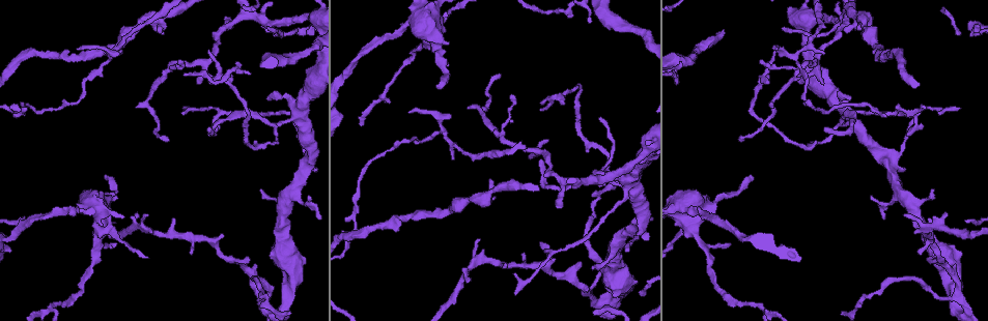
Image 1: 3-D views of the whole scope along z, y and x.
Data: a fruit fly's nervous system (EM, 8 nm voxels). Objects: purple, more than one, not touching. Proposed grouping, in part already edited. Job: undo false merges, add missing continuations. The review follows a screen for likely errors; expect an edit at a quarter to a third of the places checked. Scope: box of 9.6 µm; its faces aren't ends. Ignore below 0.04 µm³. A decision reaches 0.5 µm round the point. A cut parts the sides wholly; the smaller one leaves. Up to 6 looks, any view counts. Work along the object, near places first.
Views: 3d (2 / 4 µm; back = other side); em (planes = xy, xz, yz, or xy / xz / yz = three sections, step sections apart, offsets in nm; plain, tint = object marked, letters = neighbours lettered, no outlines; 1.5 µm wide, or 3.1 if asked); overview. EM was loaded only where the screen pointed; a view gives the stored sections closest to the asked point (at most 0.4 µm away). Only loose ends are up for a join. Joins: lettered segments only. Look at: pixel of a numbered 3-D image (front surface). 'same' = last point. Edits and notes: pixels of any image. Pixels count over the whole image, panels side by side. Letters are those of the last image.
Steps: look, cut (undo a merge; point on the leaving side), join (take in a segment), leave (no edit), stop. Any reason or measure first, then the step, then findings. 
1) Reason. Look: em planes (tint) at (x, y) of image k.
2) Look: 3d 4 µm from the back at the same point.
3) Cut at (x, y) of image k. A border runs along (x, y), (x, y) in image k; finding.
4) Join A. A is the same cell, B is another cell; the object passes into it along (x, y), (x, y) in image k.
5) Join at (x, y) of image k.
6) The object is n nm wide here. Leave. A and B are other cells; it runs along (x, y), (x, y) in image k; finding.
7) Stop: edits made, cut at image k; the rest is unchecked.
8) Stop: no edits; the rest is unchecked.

Branch stops here. Look: em planes (letters) at (824, 53) of image 1.

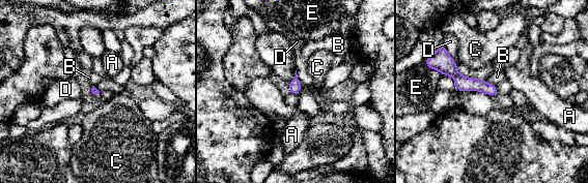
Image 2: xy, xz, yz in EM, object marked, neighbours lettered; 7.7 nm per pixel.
The longest contact is with D, 180 nm. Leave. A, B, C, D and E are other cells; it runs along (442, 59), (465, 84), (494, 91) in image 2; none of them fits.

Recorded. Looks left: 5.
Free end. Look: 3d 2 µm at (496, 198) of image 1.

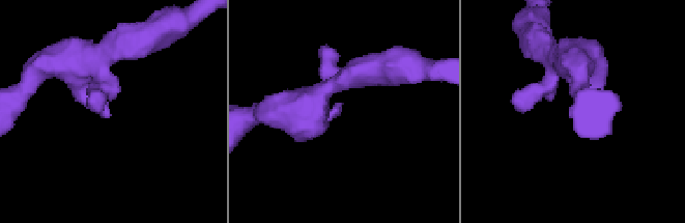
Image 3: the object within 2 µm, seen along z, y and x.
Now the EM. Look: em planes (letters) at (107, 116) of image 3.

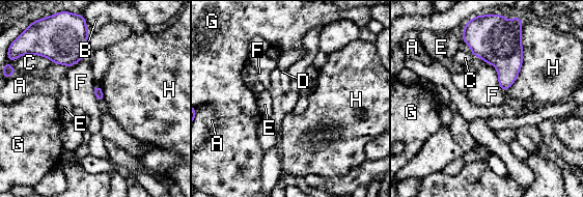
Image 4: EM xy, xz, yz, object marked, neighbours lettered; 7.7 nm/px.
Leave. A, B, C, D, E, F, G and H are other cells; a border runs along (484, 62), (495, 67), (503, 90) in image 4; no lettered segment goes on from it.

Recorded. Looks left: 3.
An open end. Look: 3d 2 µm from the back at (225, 16) of image 1.

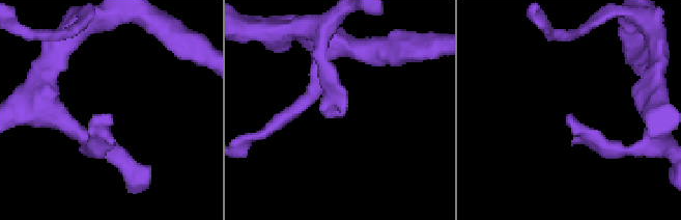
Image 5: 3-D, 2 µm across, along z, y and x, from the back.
Need the tissue. Look: em planes (letters) at (566, 116) of image 5.

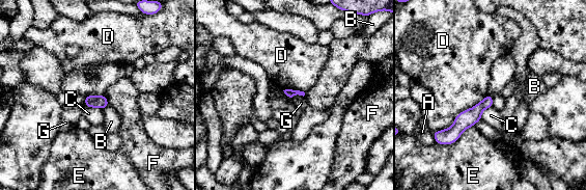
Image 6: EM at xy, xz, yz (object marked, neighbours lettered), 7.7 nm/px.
Leave. A, B, C, D, E, F and G are other cells; none of them fits.

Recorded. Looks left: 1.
Stop: no edits; the rest is unchecked.

